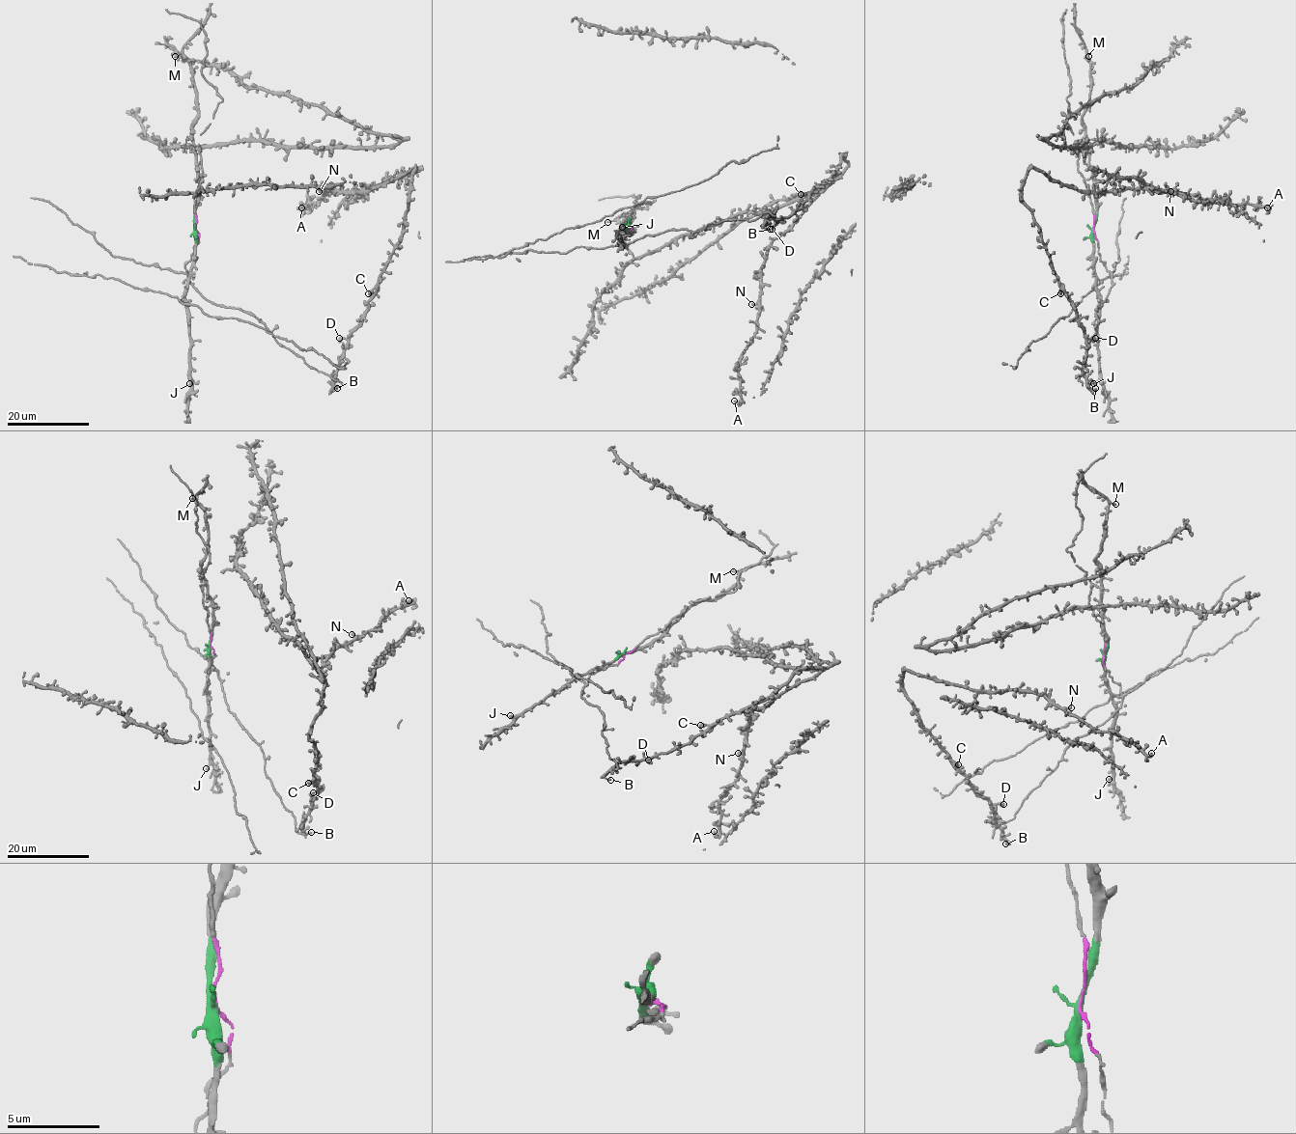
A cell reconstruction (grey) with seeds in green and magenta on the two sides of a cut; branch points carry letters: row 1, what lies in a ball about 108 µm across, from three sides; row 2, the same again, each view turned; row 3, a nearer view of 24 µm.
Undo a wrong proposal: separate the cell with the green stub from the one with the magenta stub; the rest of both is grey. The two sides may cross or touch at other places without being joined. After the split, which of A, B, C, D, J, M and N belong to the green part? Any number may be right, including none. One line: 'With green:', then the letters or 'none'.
With green: J, M

